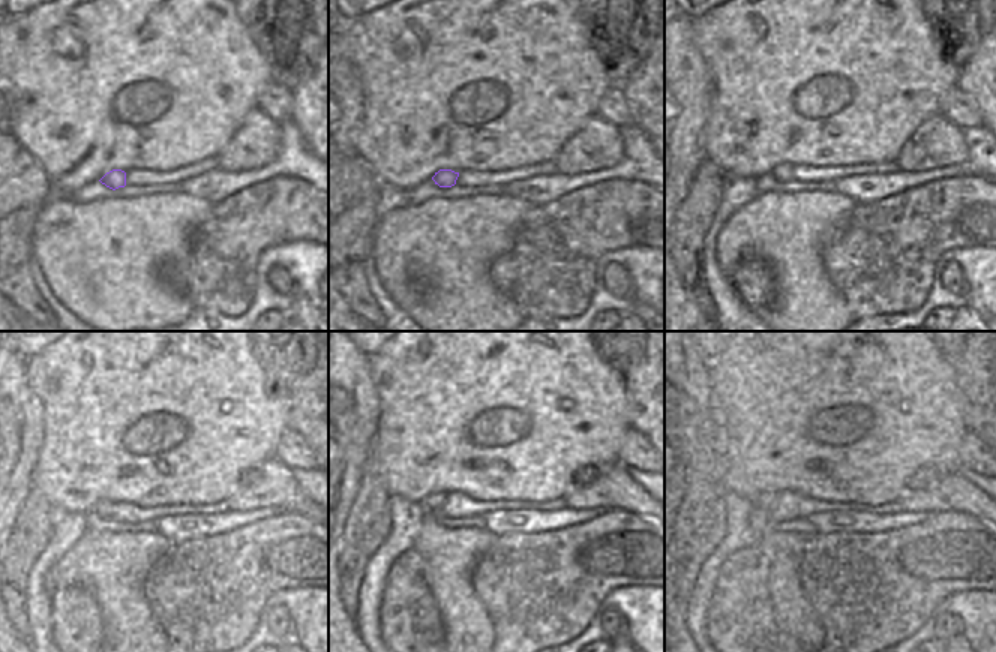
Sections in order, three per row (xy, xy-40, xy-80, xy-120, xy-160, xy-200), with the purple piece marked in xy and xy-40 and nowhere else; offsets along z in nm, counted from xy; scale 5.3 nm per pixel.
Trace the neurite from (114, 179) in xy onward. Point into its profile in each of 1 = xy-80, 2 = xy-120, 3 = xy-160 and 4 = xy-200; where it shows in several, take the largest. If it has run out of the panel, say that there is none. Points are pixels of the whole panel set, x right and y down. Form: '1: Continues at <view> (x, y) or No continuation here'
1: Continues at xy-80 (783, 171)
2: Continues at xy-120 (105, 507)
3: Continues at xy-160 (431, 502)
4: Continues at xy-200 (765, 501).

